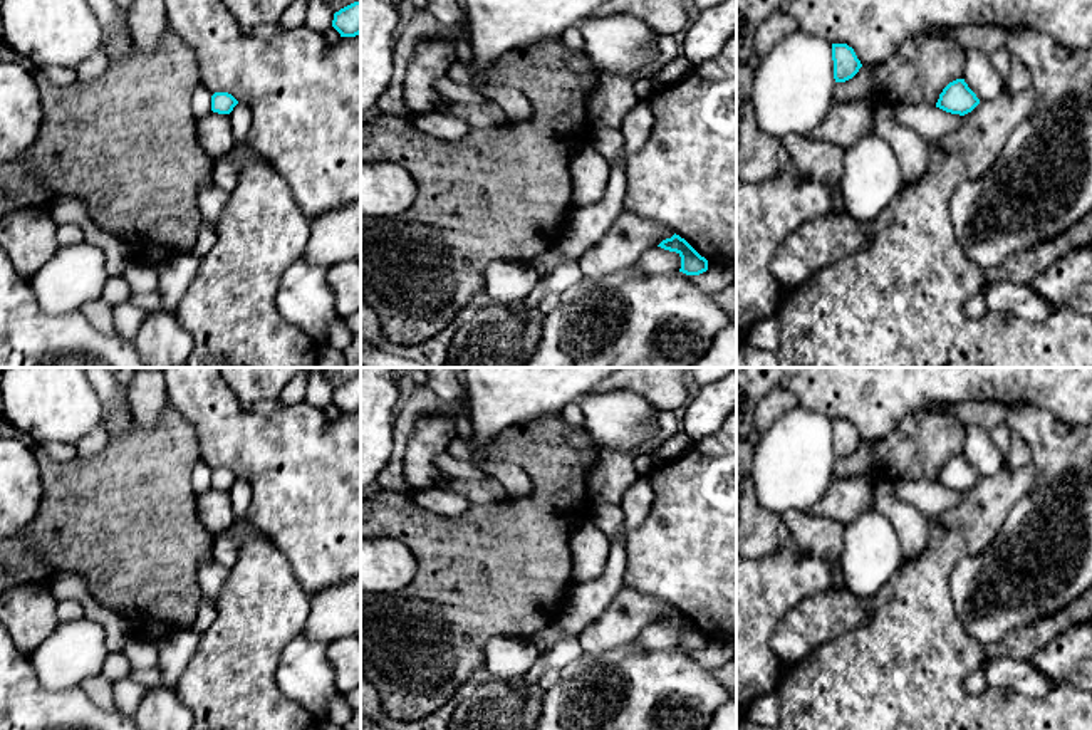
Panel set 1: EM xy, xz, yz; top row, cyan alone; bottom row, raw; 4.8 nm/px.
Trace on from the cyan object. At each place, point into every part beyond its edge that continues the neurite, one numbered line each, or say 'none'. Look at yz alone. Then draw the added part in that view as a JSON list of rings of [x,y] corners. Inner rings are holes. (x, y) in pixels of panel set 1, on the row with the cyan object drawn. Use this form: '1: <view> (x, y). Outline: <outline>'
none

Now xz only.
none

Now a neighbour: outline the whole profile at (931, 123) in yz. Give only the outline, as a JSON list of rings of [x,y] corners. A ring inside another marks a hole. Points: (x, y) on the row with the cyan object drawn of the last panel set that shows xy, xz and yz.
[[[896,104],[892,116],[899,124],[919,133],[928,143],[936,143],[959,129],[965,117],[931,104]]]

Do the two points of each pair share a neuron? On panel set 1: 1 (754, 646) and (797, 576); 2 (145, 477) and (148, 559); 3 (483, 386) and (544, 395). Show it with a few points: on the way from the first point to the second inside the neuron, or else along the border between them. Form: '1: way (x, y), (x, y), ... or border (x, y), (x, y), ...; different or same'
1: way (754, 630), (754, 620), (780, 593); same
2: way (145, 497), (145, 539); same
3: way (499, 386), (529, 386); same

